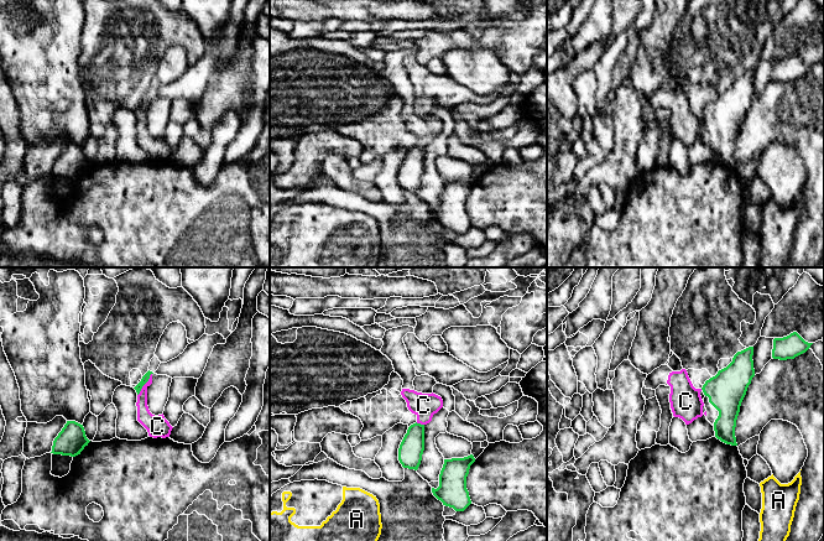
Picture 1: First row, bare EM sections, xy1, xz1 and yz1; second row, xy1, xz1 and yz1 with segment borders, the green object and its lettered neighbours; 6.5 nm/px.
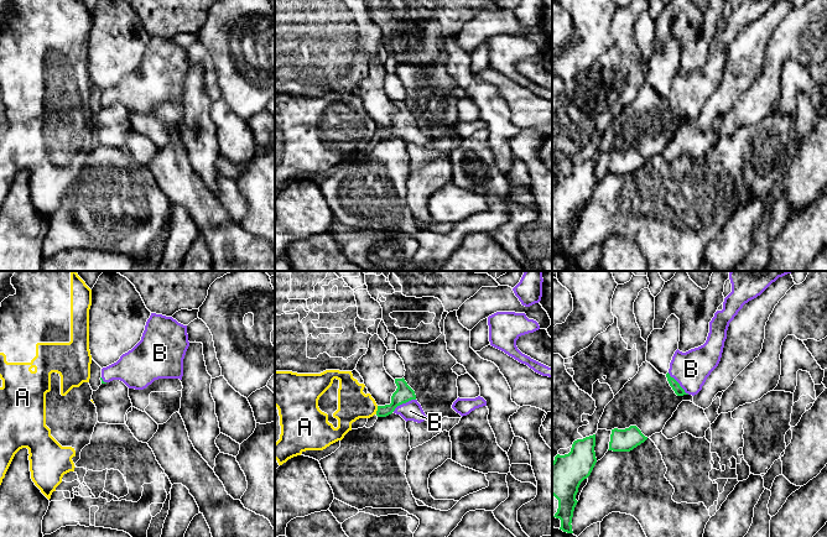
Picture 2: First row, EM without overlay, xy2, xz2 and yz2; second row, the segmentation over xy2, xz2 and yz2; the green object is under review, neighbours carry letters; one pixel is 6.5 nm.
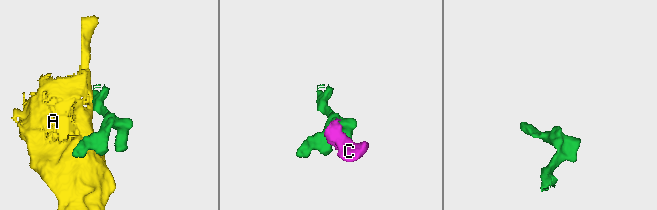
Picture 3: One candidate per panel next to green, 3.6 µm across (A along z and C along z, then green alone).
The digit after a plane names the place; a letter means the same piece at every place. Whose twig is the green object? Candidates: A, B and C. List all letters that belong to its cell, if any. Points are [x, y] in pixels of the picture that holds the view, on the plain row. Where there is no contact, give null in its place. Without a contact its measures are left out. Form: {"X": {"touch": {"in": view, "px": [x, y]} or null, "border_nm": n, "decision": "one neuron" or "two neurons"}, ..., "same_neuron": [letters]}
{"A": {"touch": {"in": "xz2", "px": [378, 133]}, "border_nm": 60, "decision": "two neurons"}, "B": {"touch": {"in": "yz2", "px": [679, 107]}, "border_nm": 200, "decision": "one neuron"}, "C": {"touch": {"in": "xy1", "px": [145, 105]}, "border_nm": 180, "decision": "one neuron"}, "same_neuron": ["B", "C"]}

